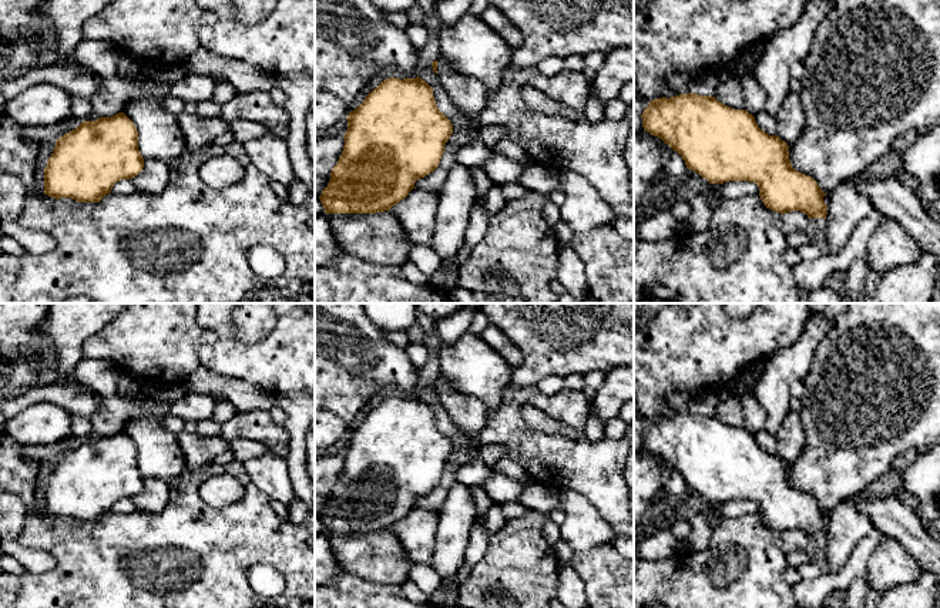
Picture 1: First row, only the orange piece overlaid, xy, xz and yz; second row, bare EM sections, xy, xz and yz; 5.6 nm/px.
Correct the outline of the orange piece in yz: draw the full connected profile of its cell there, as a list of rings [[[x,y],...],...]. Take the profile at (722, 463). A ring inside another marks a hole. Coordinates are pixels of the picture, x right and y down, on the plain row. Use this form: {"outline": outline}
{"outline": [[[688,412],[649,420],[641,437],[647,451],[668,463],[709,503],[755,501],[766,527],[826,538],[826,513],[792,486],[789,464],[762,450],[748,430]]]}

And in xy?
{"outline": [[[124,433],[83,440],[56,460],[44,487],[44,513],[77,521],[100,521],[115,501],[144,487],[138,450]]]}

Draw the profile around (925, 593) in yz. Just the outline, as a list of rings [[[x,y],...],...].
[[[921,571],[916,581],[883,594],[877,608],[936,608],[939,604],[940,578]]]

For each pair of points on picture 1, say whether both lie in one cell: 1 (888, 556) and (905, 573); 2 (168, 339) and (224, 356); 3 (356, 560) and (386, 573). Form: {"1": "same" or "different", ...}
{"1": "same", "2": "different", "3": "same"}

